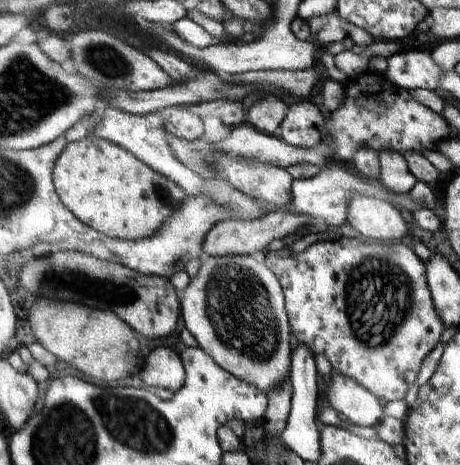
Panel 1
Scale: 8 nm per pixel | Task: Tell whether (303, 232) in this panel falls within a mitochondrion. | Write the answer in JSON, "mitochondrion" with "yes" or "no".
{"mitochondrion":"no"}

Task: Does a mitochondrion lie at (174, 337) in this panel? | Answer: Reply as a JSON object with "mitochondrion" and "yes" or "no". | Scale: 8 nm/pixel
{"mitochondrion":"no"}

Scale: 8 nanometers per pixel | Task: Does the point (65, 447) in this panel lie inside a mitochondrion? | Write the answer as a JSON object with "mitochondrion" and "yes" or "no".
{"mitochondrion":"yes"}

